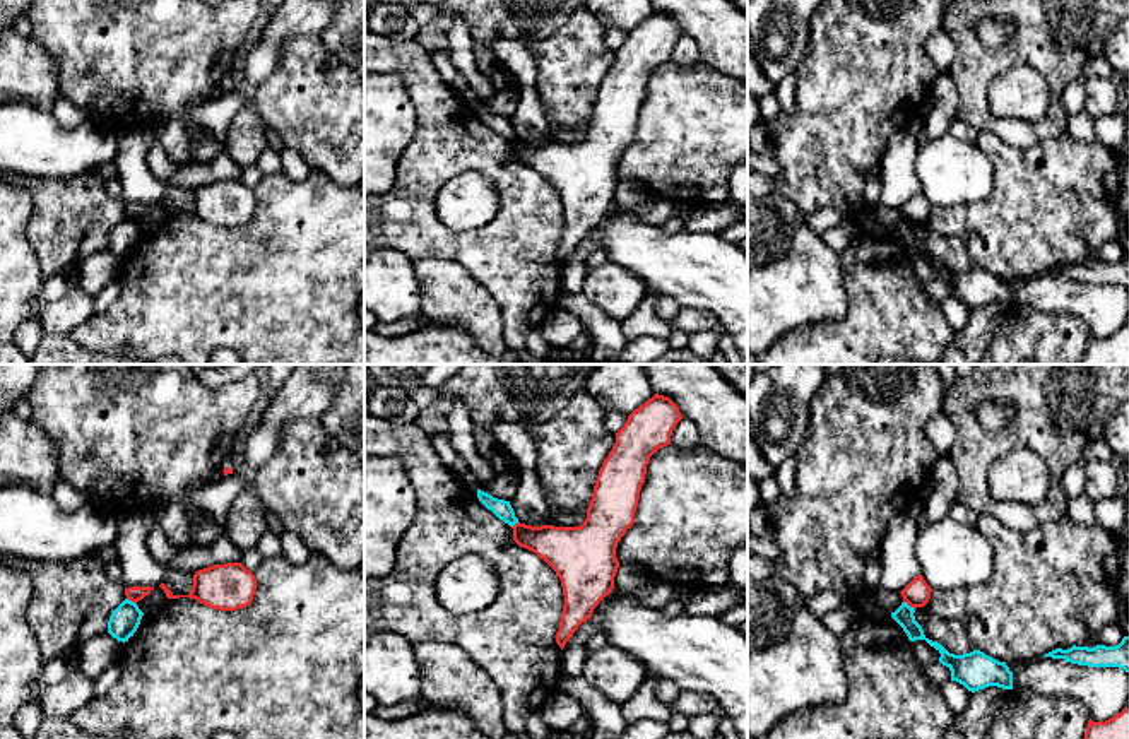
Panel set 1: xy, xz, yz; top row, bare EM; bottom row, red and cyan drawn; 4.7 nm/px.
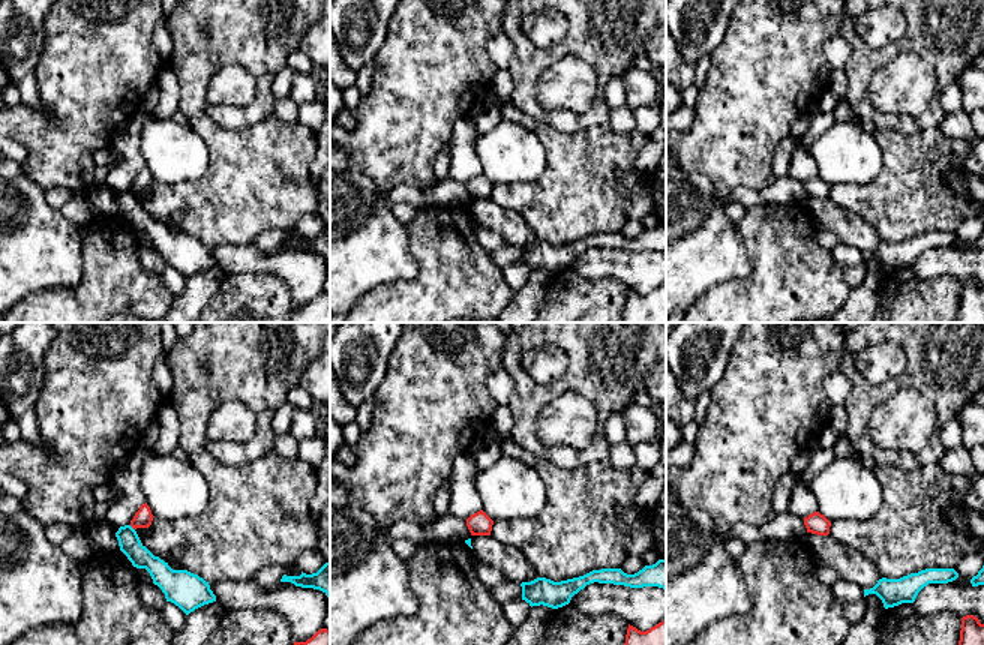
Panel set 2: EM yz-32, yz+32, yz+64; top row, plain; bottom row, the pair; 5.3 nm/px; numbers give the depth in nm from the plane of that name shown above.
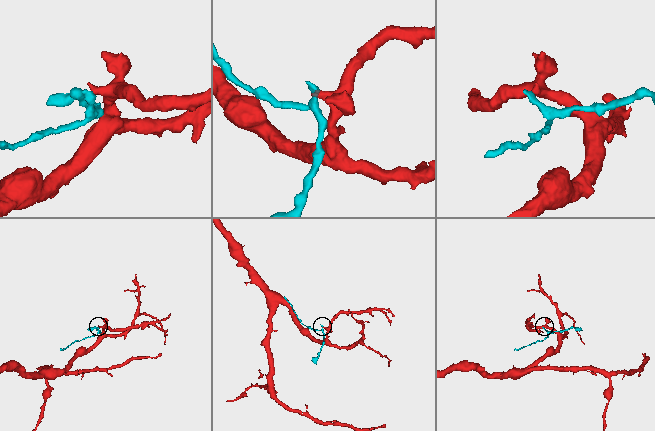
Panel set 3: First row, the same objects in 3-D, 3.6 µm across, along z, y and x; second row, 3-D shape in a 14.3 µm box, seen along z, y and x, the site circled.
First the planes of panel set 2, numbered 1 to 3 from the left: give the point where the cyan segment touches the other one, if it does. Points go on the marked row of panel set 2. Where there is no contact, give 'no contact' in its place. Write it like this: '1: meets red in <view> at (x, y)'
1: meets red in yz-32 at (132, 527)
2: no contact
3: no contact

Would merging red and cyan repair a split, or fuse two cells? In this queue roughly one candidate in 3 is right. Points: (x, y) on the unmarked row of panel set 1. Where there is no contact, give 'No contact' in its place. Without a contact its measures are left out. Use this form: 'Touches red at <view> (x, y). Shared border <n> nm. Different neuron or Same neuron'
Touches red at yz (909, 221). Shared border 70 nm. Different neuron

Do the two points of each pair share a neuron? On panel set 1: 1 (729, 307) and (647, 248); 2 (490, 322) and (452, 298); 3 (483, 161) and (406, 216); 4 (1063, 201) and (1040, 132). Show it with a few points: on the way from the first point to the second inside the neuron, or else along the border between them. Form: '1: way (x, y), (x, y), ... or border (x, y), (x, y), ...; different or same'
1: way (709, 286), (690, 267), (667, 264); same
2: way (481, 315), (461, 300); same
3: way (461, 161), (449, 161), (416, 194); same
4: border (1064, 130), (1023, 147); different

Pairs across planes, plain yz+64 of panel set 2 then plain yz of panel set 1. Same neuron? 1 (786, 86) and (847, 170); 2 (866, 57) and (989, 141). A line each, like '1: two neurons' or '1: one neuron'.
1: one neuron
2: two neurons

